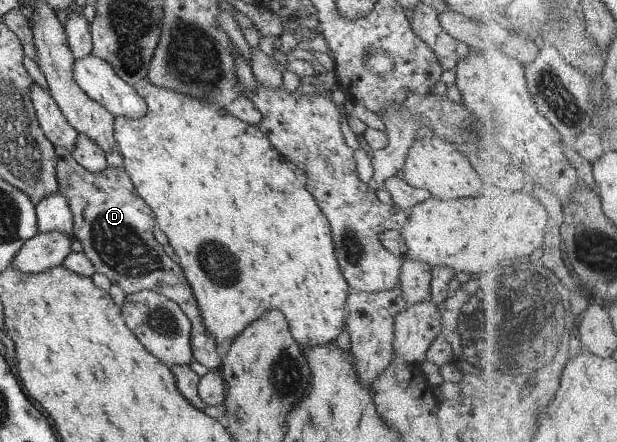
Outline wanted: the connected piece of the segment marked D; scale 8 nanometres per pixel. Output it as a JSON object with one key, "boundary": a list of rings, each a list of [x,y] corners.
{"boundary":[[[54,146],[53,149],[56,155],[55,179],[57,180],[57,191],[64,195],[72,215],[72,237],[76,238],[82,245],[82,252],[90,260],[94,272],[104,275],[110,281],[110,284],[118,286],[125,296],[148,289],[161,293],[164,298],[176,303],[176,306],[180,307],[180,310],[186,315],[191,326],[189,338],[191,357],[207,370],[218,370],[223,348],[215,343],[215,340],[205,329],[191,288],[188,286],[178,263],[167,257],[161,249],[161,245],[154,240],[152,232],[155,219],[152,211],[136,194],[123,167],[106,167],[99,173],[91,173],[76,164],[70,150],[59,146]]]}

